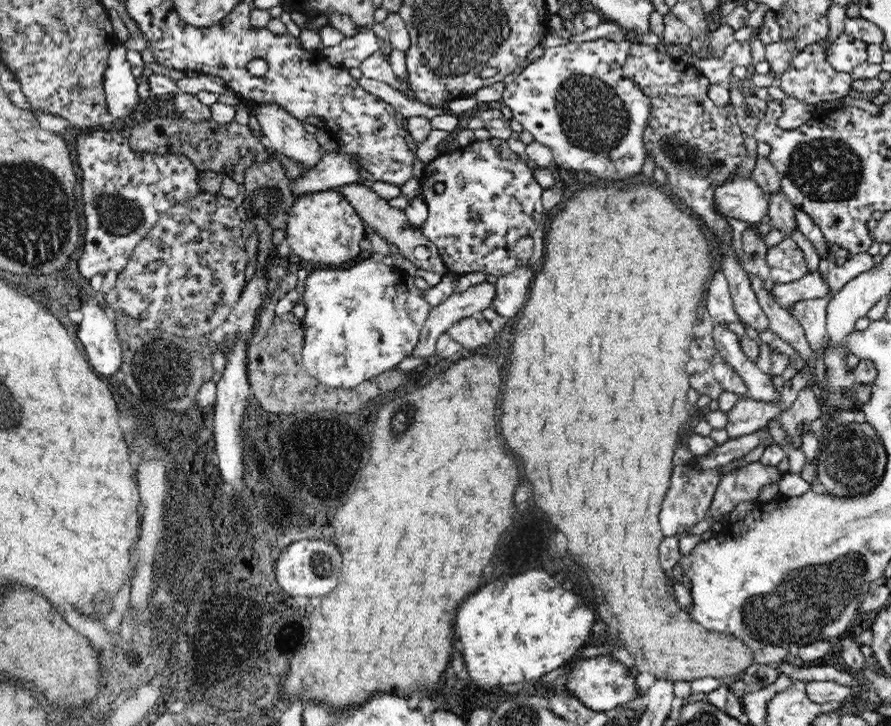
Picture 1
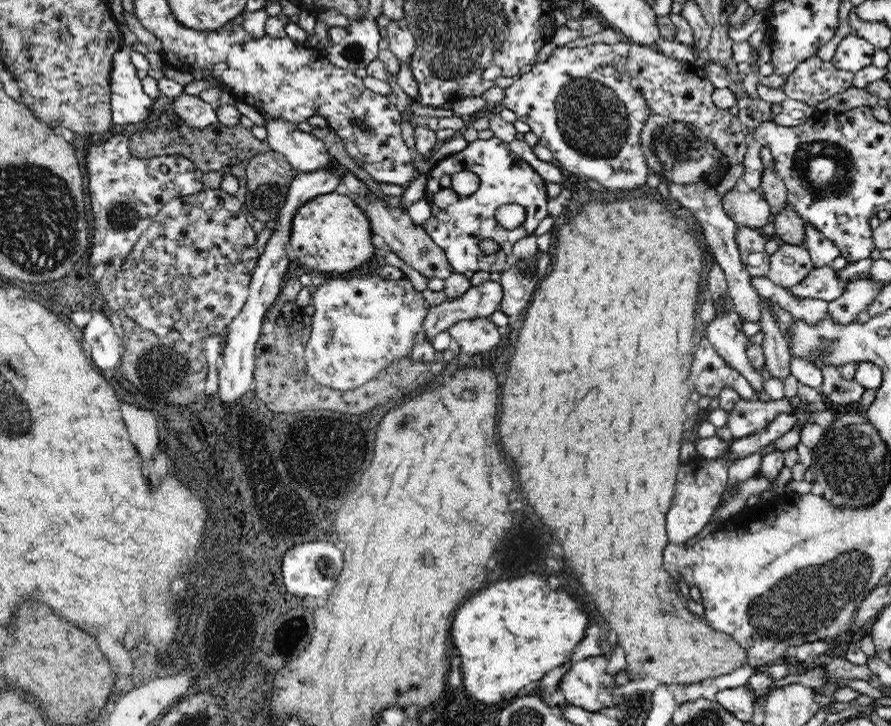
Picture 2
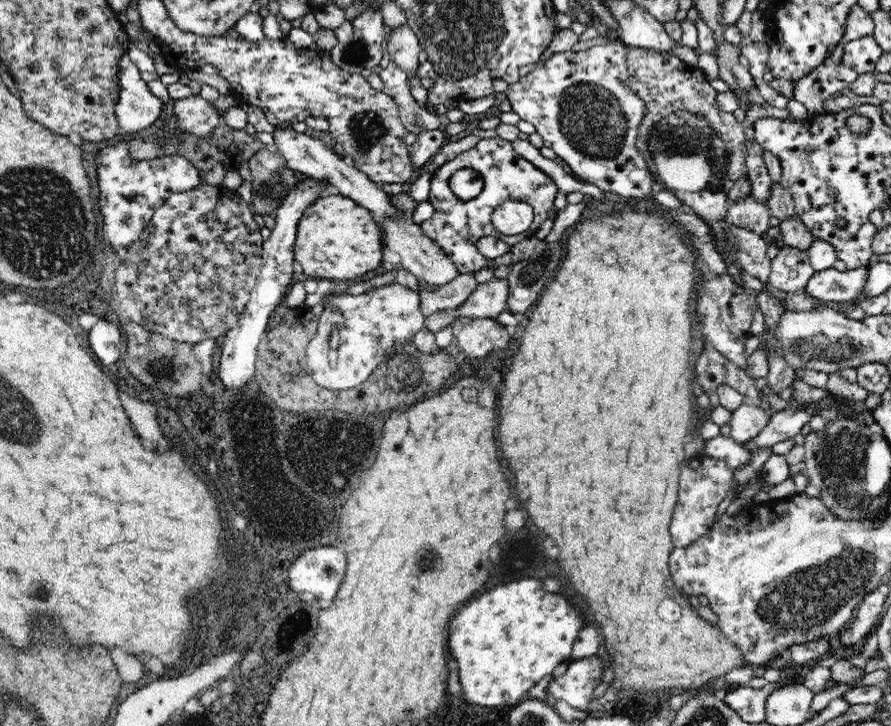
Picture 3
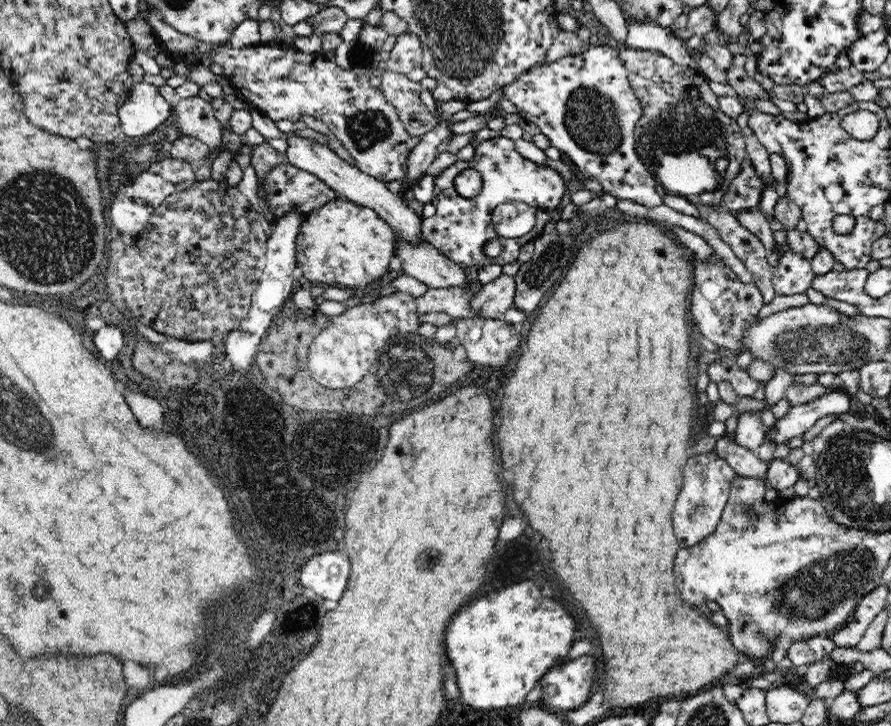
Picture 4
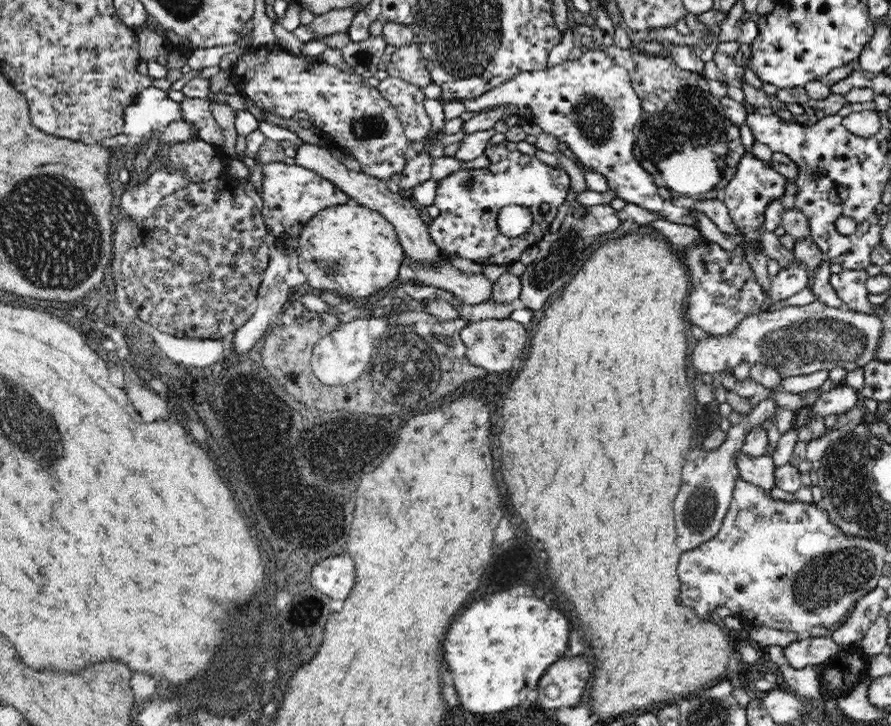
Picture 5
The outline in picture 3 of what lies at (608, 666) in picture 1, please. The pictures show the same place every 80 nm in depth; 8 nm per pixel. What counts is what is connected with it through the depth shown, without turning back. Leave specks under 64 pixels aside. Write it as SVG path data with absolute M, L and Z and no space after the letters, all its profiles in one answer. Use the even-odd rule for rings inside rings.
M596 656L576 660L546 688L549 701L562 700L576 710L588 710L588 704L597 698L594 690L603 680L602 670L604 662Z

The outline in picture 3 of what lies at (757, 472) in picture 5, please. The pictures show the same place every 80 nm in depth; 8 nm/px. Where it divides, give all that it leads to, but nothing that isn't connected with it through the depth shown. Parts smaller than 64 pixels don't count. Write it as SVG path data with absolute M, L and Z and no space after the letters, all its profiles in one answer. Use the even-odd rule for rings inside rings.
M715 436L705 442L703 454L723 460L730 469L740 468L750 460L751 451L738 444L731 436Z

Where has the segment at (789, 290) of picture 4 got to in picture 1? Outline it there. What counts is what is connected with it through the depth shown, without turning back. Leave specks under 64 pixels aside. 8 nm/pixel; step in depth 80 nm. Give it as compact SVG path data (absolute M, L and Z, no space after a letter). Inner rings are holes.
M785 238L778 246L767 249L764 255L769 266L768 281L771 284L791 283L809 272L804 253L790 238Z

